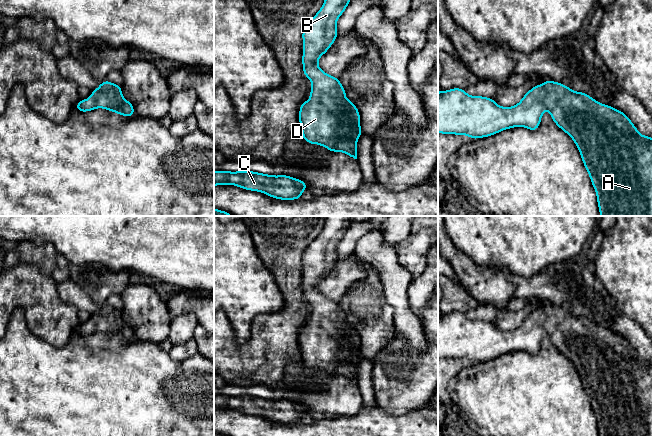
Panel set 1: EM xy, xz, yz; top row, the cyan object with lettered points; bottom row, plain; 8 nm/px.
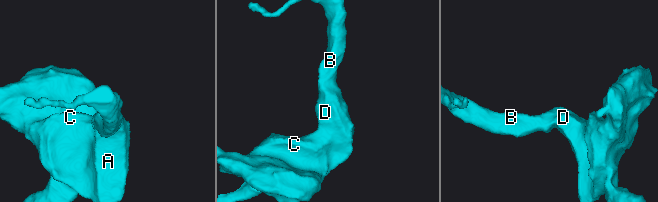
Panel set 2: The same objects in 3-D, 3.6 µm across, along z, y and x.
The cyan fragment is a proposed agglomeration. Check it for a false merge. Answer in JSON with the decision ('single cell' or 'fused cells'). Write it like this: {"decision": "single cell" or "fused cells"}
{"decision": "single cell"}

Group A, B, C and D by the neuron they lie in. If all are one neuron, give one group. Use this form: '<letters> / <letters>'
A B C D

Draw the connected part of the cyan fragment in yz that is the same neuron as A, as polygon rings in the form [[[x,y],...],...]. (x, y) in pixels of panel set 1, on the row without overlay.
[[[546,304],[543,308],[539,308],[531,312],[523,320],[521,325],[513,331],[501,331],[492,322],[489,321],[470,320],[465,316],[464,313],[457,311],[447,315],[441,314],[440,316],[438,316],[438,357],[461,360],[468,359],[473,364],[489,361],[513,351],[525,351],[531,355],[535,355],[539,352],[541,341],[546,333],[549,334],[551,342],[555,346],[555,348],[573,363],[575,369],[579,373],[583,389],[588,395],[588,399],[591,403],[591,407],[597,419],[599,436],[652,436],[652,362],[641,359],[635,349],[628,342],[628,340],[625,339],[622,335],[615,333],[609,329],[601,328],[597,324],[591,322],[585,316],[575,316],[564,308],[552,304]]]

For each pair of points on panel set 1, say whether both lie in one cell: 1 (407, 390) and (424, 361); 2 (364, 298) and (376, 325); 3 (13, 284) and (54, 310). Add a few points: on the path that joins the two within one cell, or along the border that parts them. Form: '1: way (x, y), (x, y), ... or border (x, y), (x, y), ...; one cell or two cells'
1: way (409, 383), (423, 368); one cell
2: way (365, 305), (372, 318); one cell
3: way (23, 286), (28, 288), (44, 304); one cell

